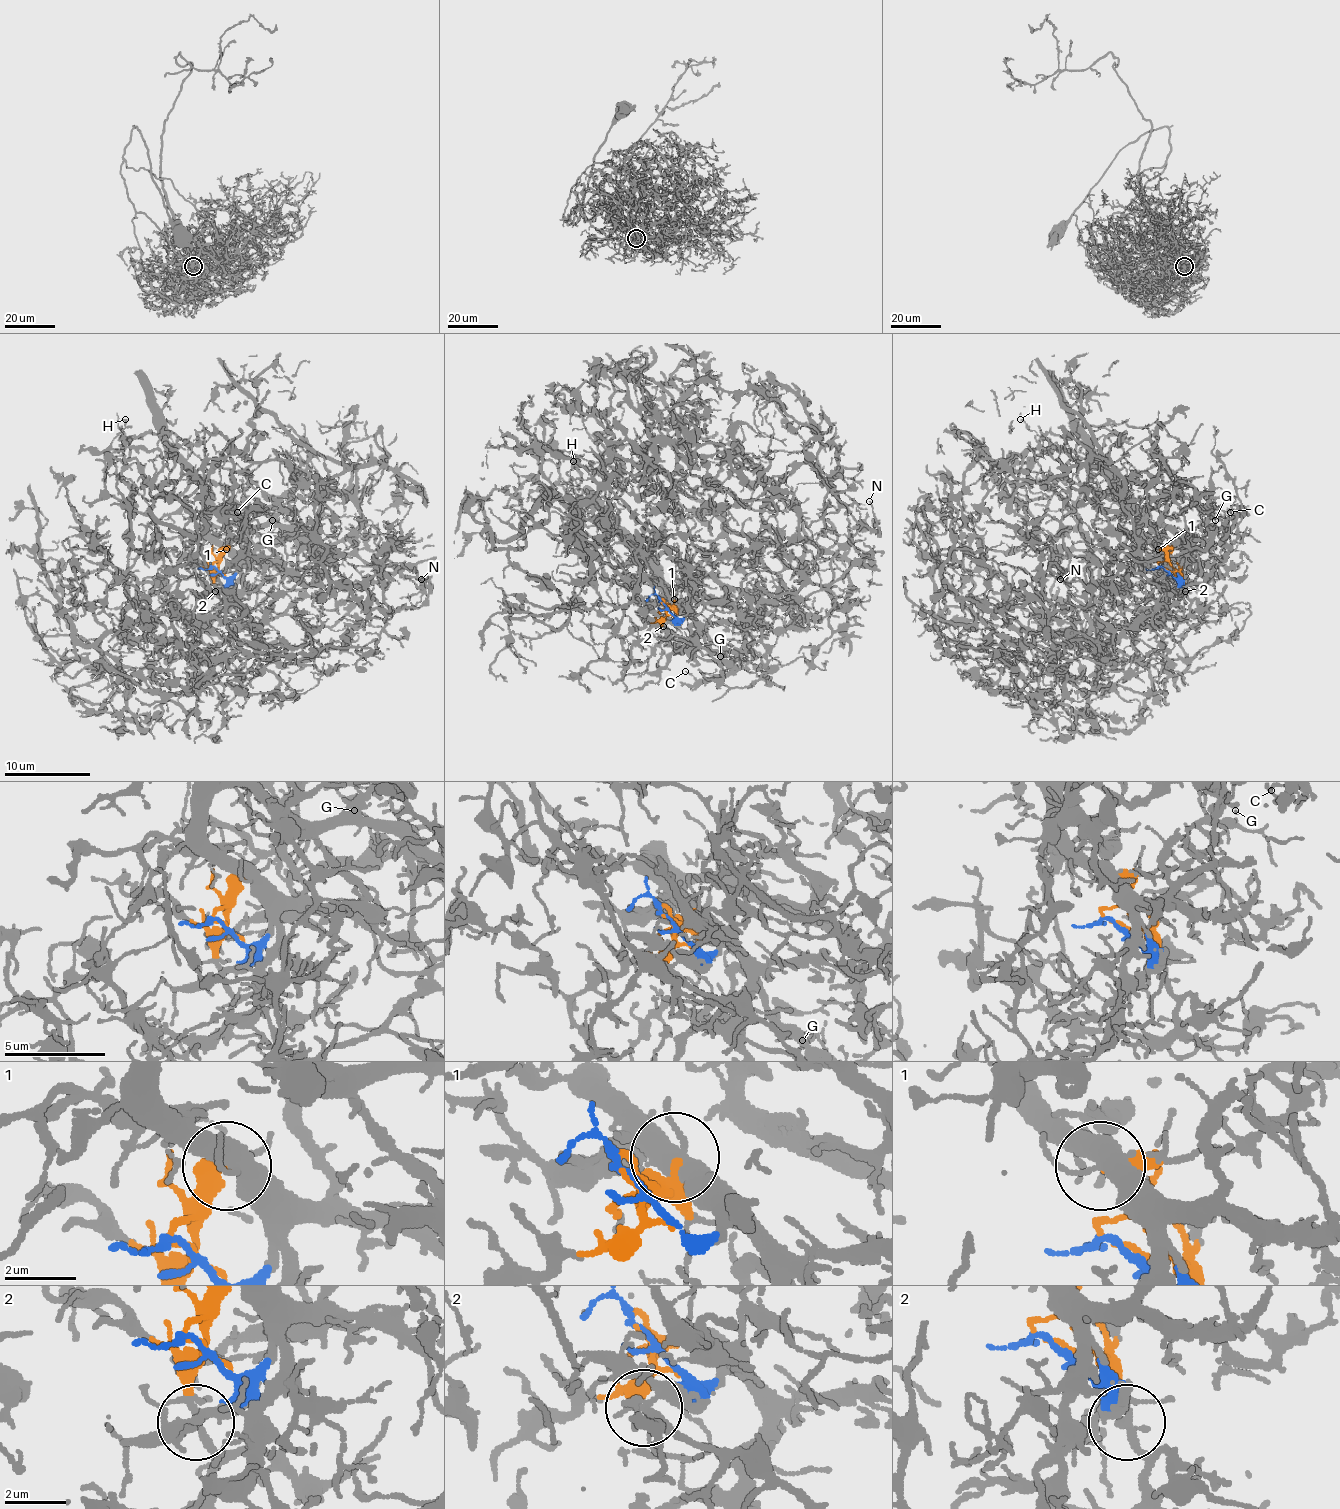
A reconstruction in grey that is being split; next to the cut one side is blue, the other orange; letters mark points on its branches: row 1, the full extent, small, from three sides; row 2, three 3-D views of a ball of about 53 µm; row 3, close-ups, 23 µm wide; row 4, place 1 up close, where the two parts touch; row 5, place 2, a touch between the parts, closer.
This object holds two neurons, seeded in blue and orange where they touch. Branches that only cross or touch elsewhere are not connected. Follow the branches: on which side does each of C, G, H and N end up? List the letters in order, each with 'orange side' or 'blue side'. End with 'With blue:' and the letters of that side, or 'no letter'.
C: blue side
G: blue side
H: blue side
N: orange side
With blue: C, G, H

